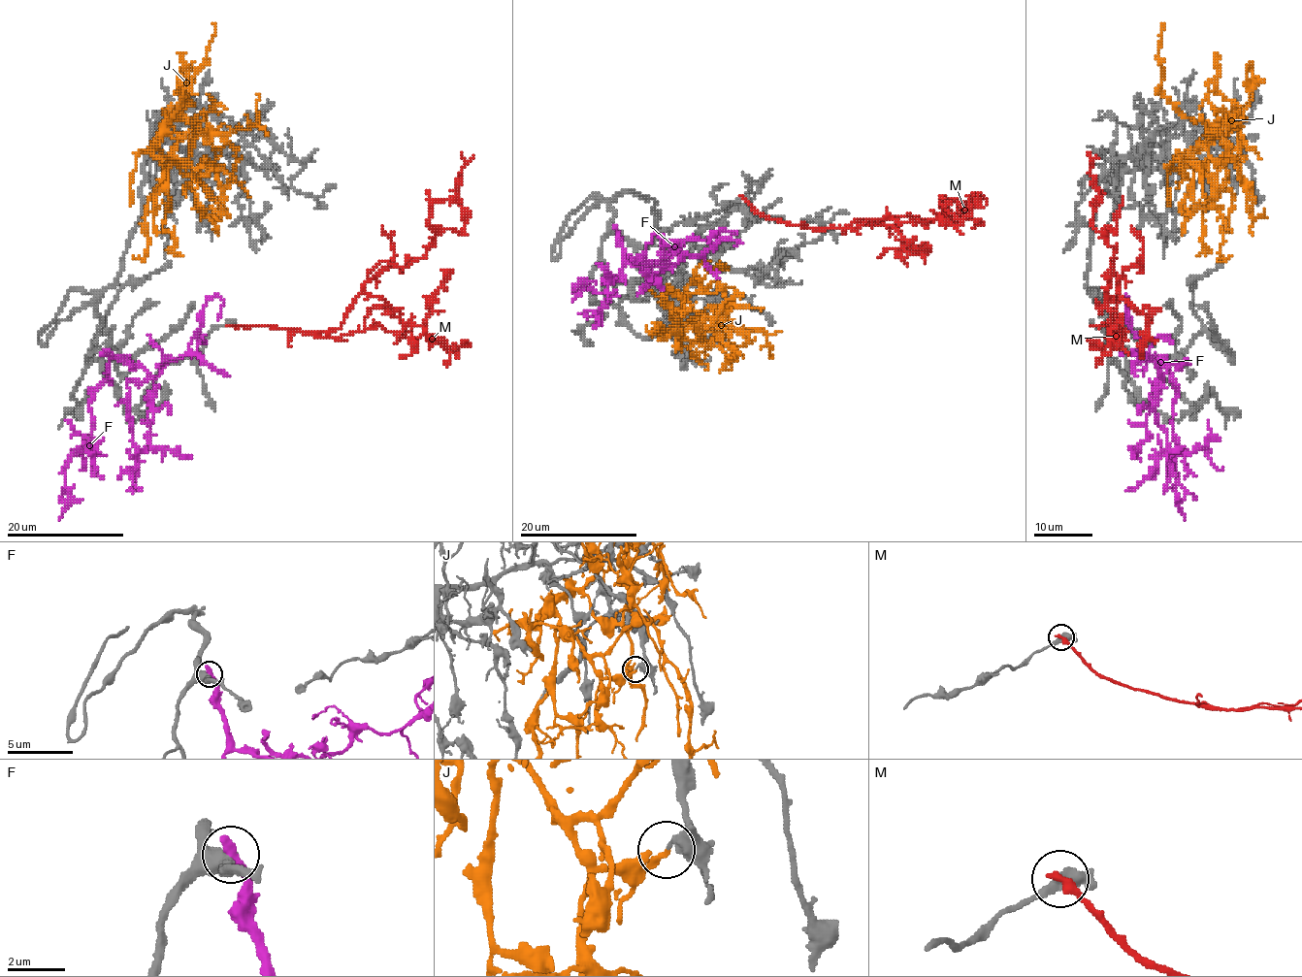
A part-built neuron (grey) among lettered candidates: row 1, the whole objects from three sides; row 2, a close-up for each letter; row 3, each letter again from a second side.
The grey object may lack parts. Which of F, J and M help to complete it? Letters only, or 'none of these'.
none of these

